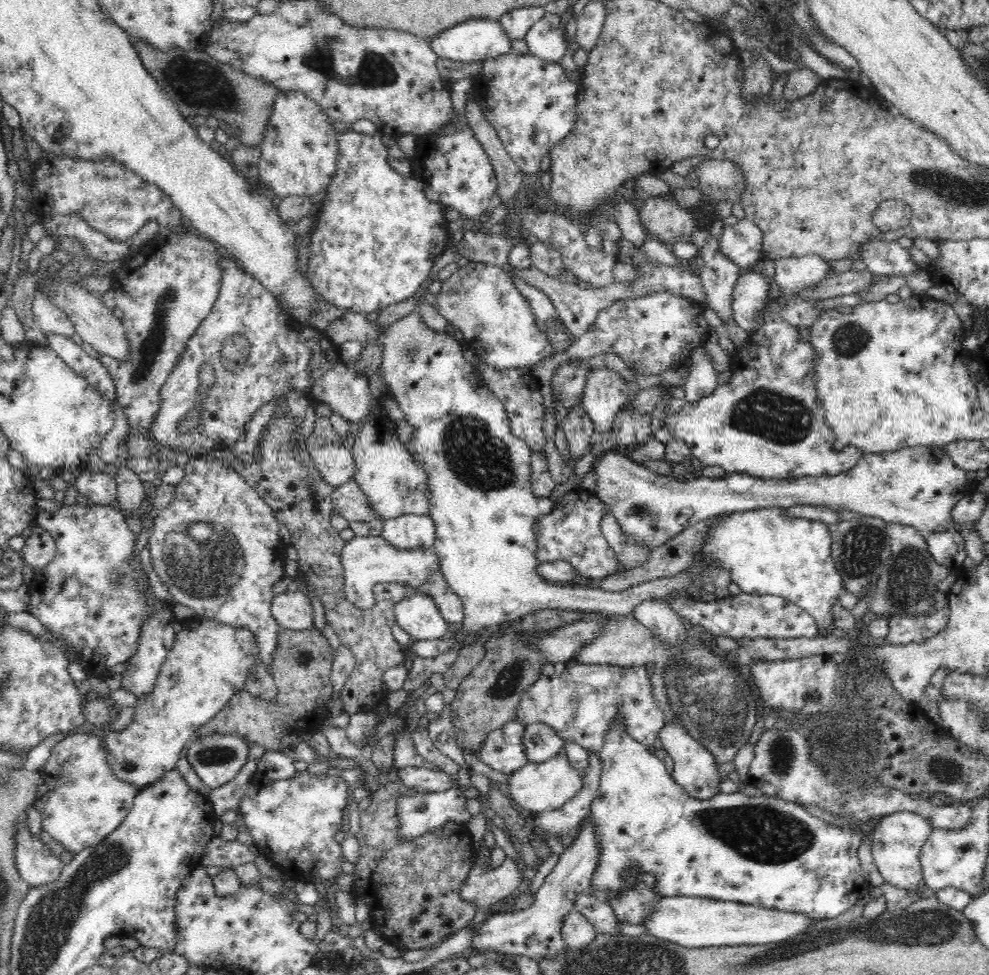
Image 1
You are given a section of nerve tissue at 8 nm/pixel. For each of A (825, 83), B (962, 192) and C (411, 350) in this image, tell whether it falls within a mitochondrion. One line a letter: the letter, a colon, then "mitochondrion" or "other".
A: other
B: mitochondrion
C: mitochondrion

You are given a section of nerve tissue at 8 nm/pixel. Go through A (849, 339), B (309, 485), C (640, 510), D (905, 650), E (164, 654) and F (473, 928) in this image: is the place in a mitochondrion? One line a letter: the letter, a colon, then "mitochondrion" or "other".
A: mitochondrion
B: mitochondrion
C: mitochondrion
D: other
E: other
F: other

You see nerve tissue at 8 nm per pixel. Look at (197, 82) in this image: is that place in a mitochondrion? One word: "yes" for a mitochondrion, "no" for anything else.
yes

